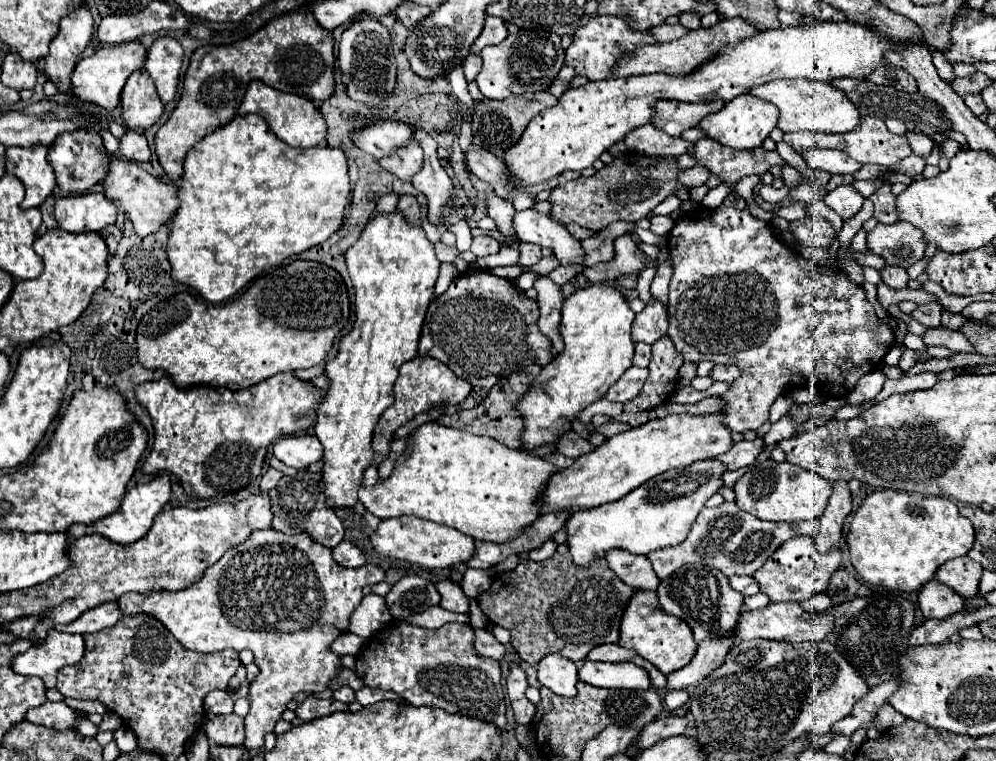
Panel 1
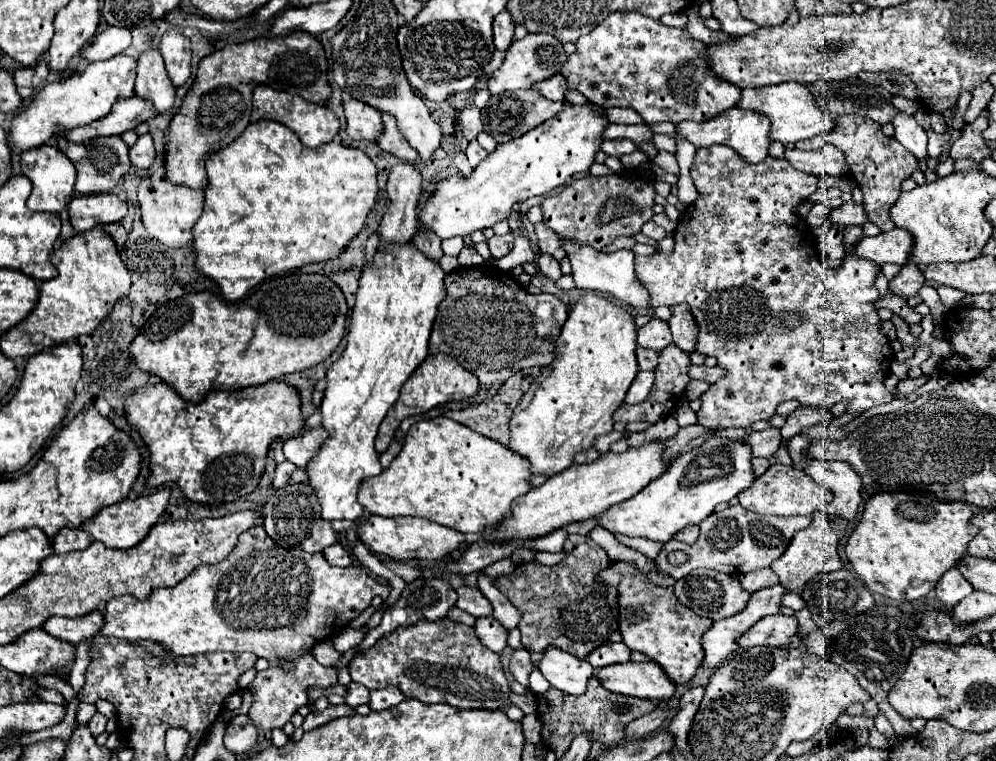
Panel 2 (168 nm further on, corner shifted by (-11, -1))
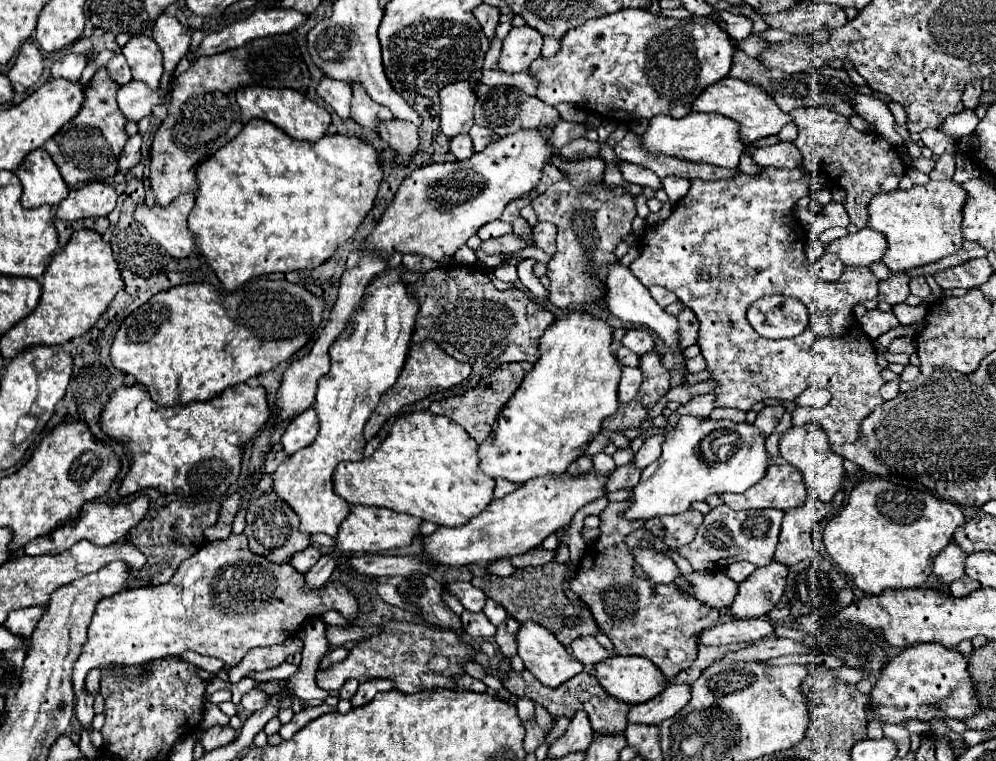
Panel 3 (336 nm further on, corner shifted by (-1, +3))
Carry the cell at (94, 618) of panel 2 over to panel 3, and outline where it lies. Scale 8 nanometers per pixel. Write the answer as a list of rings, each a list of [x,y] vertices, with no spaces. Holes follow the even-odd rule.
[[[33,606],[33,608],[25,608],[25,610],[17,610],[9,614],[9,620],[5,620],[5,628],[9,628],[13,634],[23,636],[23,638],[31,638],[39,618],[45,614],[43,606]]]

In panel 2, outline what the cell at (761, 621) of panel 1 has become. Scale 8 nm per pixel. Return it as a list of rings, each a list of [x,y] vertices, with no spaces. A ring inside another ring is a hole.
[[[771,614],[759,620],[753,628],[745,632],[745,636],[739,638],[741,648],[751,646],[787,646],[791,638],[799,632],[797,616],[785,616],[785,614]]]

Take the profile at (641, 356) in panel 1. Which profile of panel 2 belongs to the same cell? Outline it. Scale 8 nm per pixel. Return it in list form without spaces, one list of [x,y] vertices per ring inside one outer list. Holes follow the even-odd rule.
[[[637,348],[637,362],[641,370],[653,370],[657,366],[659,360],[659,352],[657,350],[649,350],[649,348]]]

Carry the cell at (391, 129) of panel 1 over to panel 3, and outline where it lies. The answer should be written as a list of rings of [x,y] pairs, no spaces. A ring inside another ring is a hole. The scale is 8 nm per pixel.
[[[323,76],[323,80],[317,86],[317,94],[325,100],[325,104],[329,104],[343,120],[351,118],[349,114],[349,102],[351,102],[351,86],[341,82],[341,80],[333,80],[329,76]]]

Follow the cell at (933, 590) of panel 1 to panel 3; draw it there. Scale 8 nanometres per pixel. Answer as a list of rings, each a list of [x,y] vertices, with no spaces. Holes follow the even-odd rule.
[[[951,542],[949,548],[945,548],[937,556],[937,560],[933,564],[933,574],[941,582],[951,584],[953,580],[957,580],[957,578],[961,578],[965,574],[965,558],[967,558],[967,554],[955,542]]]

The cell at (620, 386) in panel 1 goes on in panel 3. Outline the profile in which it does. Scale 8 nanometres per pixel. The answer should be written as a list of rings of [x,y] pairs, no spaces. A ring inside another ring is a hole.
[[[623,368],[619,380],[619,402],[631,402],[641,386],[641,370],[639,368]]]

